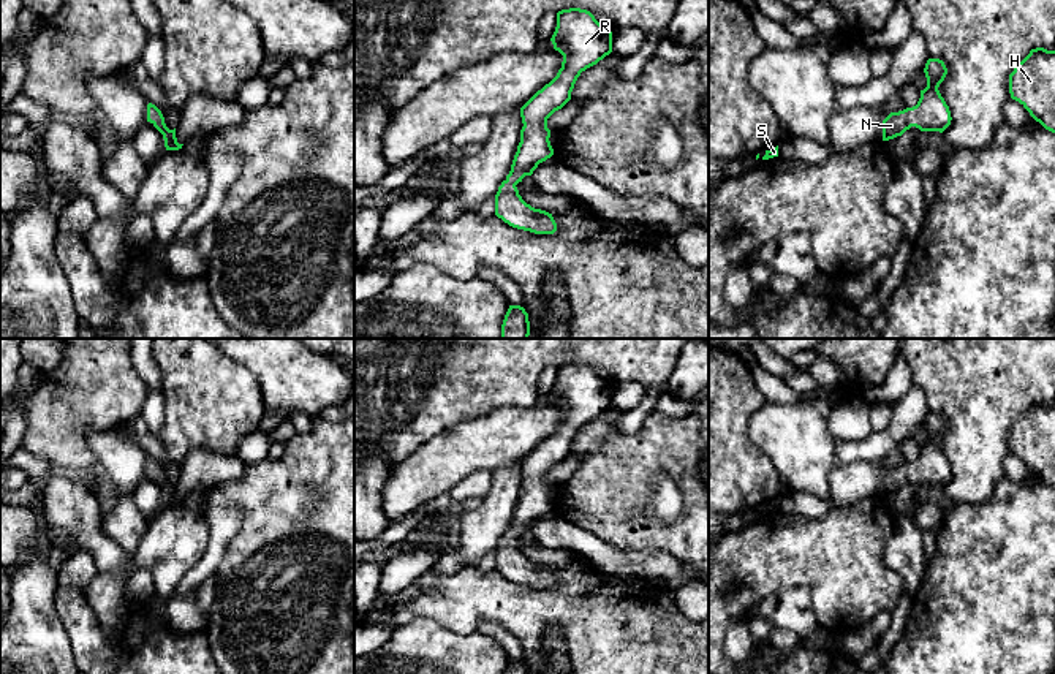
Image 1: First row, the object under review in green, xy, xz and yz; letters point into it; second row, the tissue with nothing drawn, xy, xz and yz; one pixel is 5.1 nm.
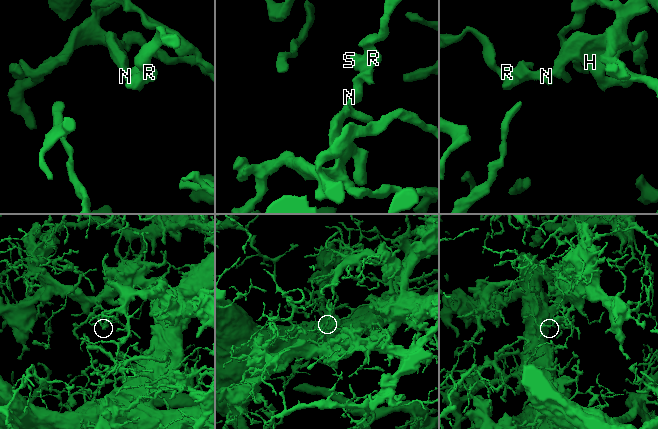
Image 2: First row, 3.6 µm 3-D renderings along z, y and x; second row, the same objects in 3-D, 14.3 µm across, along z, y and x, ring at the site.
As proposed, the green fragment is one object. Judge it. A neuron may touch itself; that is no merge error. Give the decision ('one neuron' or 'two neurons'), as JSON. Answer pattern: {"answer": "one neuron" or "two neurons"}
{"answer": "one neuron"}

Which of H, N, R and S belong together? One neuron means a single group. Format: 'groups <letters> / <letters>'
groups H N R S

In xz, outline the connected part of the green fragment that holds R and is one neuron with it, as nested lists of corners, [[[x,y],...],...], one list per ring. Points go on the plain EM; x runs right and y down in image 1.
[[[569,362],[557,367],[557,381],[550,396],[563,410],[562,422],[520,462],[524,478],[520,497],[511,525],[495,549],[495,570],[512,582],[535,589],[554,589],[557,577],[552,568],[527,559],[516,540],[554,509],[547,473],[571,454],[580,427],[612,407],[612,386],[590,365]]]

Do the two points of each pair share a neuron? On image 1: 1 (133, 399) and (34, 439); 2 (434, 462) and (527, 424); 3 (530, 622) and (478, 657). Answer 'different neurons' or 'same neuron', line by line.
1: different neurons
2: same neuron
3: different neurons

